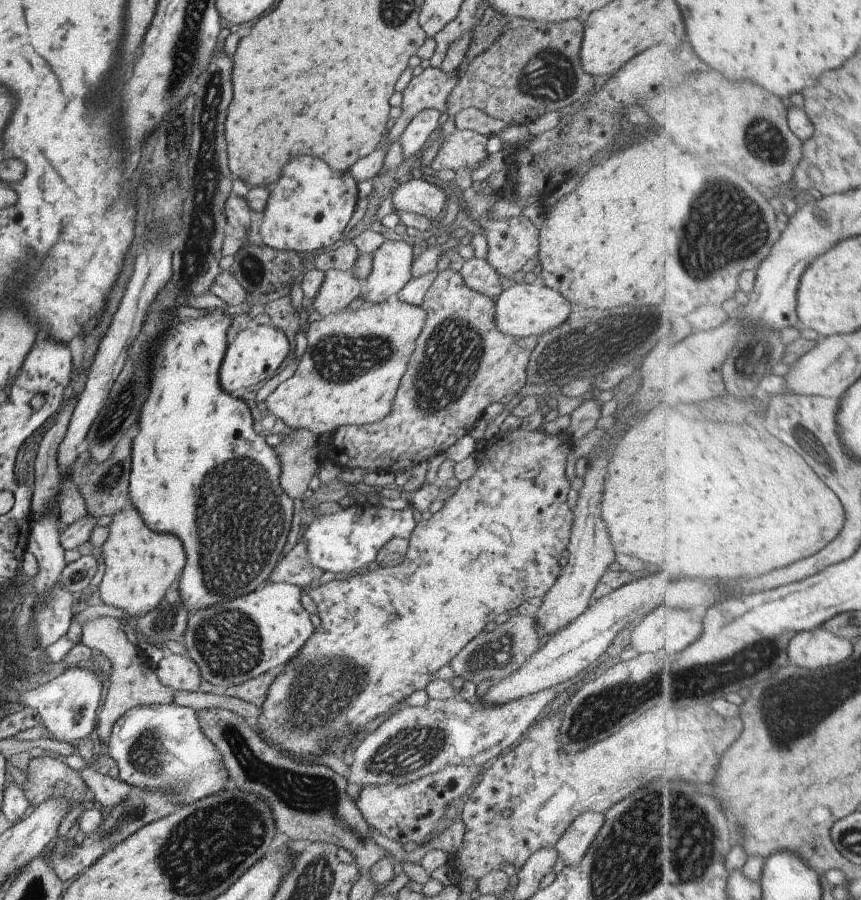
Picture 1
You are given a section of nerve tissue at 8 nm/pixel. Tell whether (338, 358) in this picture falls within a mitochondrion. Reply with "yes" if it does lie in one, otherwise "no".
yes

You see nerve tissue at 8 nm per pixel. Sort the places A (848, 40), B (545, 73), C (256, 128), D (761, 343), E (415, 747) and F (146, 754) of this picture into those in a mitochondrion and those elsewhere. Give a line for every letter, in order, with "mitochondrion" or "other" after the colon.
A: other
B: mitochondrion
C: other
D: mitochondrion
E: mitochondrion
F: mitochondrion

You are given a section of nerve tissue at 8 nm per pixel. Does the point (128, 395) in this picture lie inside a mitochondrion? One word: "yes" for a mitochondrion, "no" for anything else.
yes

